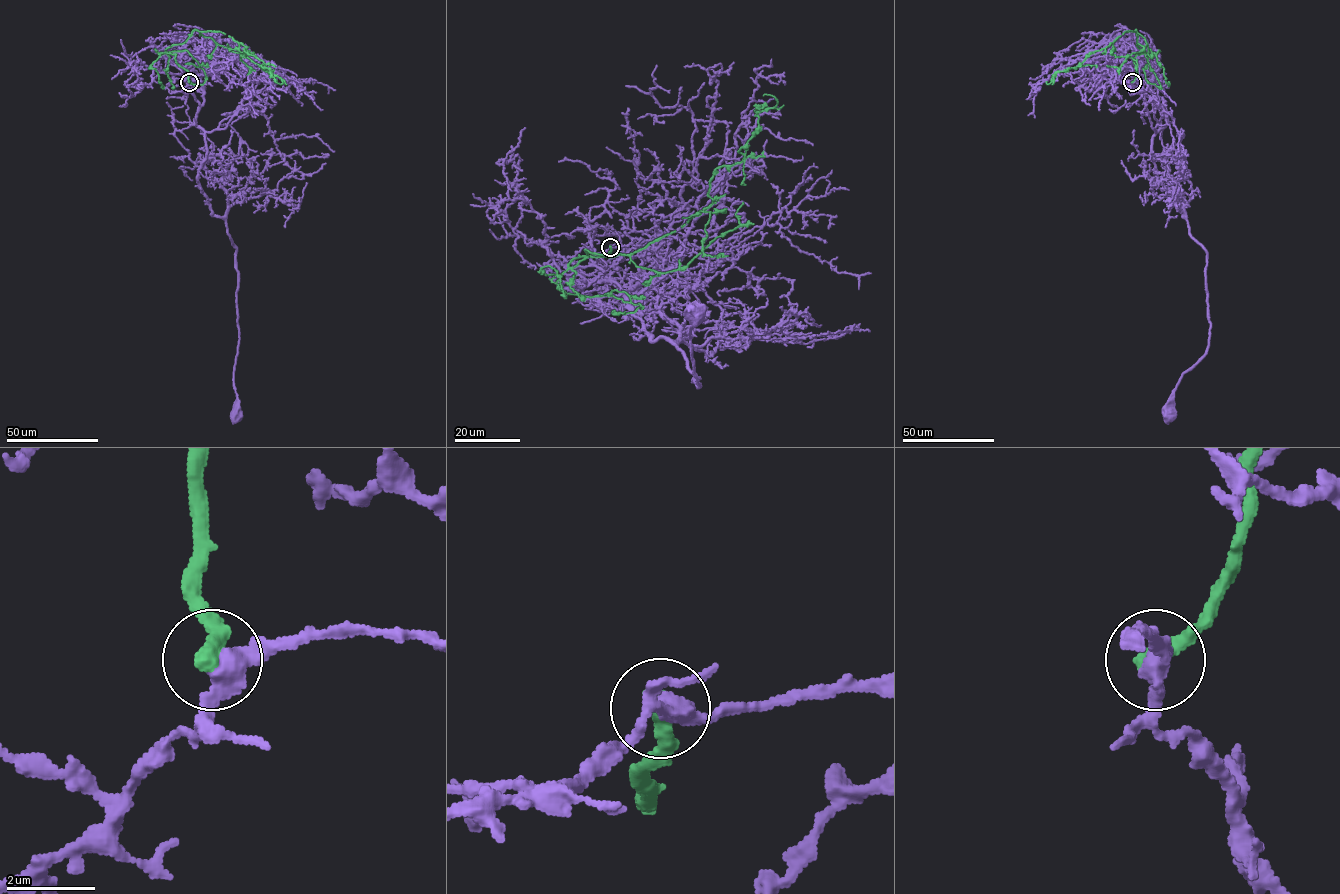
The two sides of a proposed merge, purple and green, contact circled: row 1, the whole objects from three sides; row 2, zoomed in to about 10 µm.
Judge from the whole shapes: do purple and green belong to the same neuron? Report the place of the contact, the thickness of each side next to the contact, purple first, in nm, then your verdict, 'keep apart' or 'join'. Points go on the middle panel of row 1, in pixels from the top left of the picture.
at (610, 247); 380 nm thick on the purple side, 460 nm on the other; keep apart

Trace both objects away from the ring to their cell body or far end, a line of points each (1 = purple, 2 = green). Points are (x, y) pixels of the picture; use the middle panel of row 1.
1: (611, 247), (668, 267), (639, 275), (622, 308), (642, 282), (628, 307), (697, 386), (698, 308)
2: (611, 247), (569, 267), (625, 254), (664, 273), (704, 250), (709, 182), (775, 107), (763, 96)

